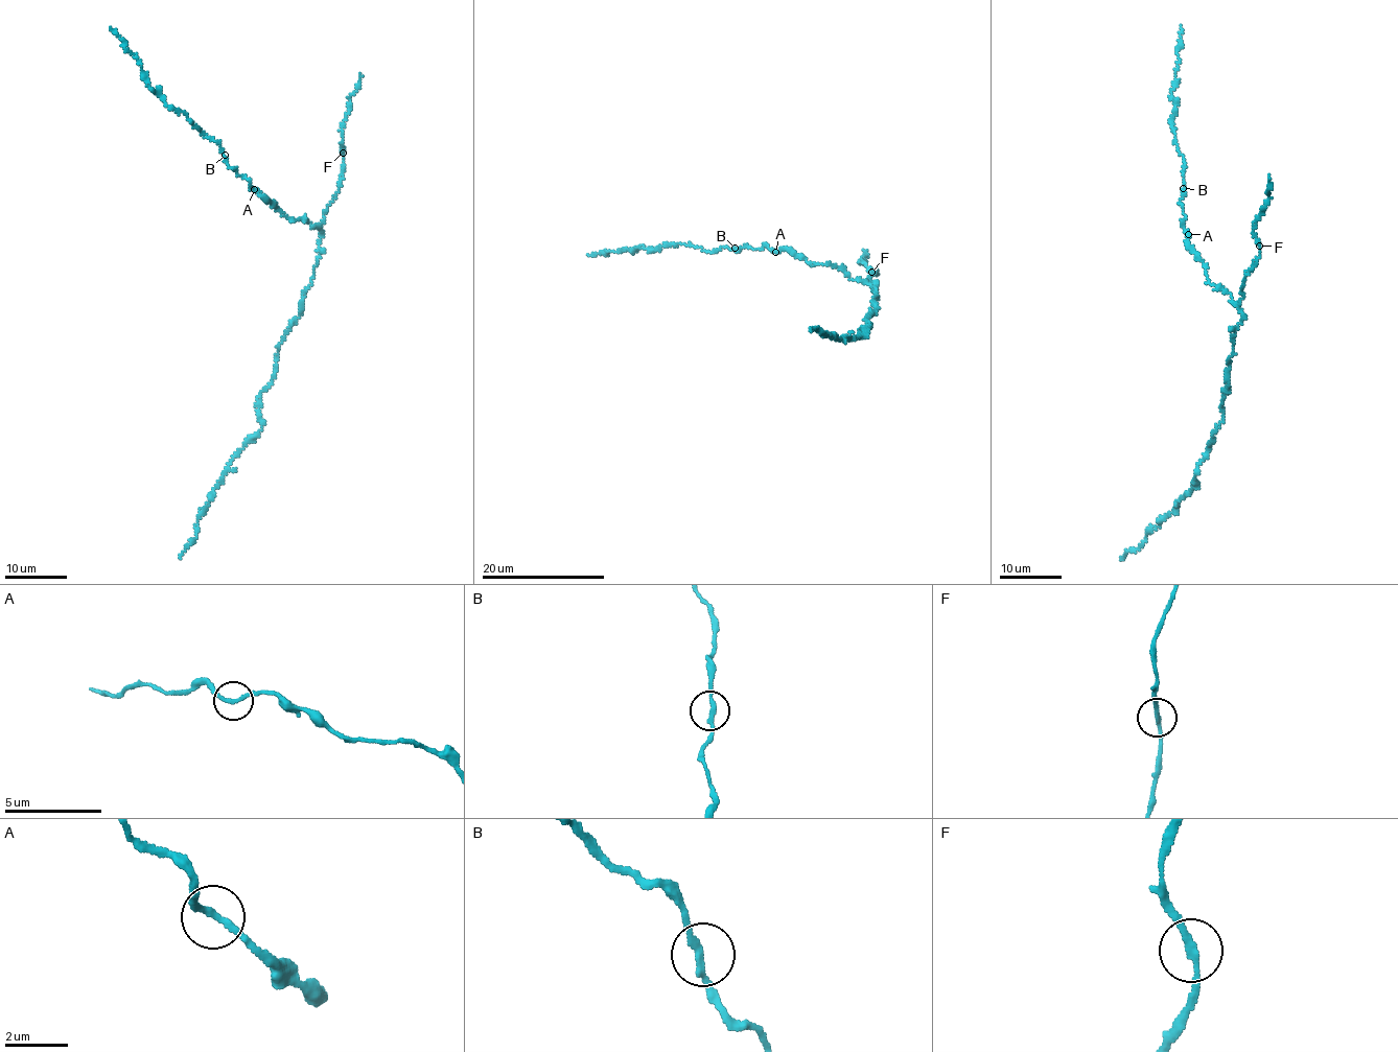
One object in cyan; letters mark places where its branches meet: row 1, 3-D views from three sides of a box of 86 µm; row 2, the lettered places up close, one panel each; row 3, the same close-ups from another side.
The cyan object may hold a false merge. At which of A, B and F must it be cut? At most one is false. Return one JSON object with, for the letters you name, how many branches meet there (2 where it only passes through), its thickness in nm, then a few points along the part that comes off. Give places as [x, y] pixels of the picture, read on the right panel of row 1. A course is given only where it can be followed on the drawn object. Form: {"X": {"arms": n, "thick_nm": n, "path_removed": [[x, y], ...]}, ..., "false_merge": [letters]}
{"false_merge": []}

